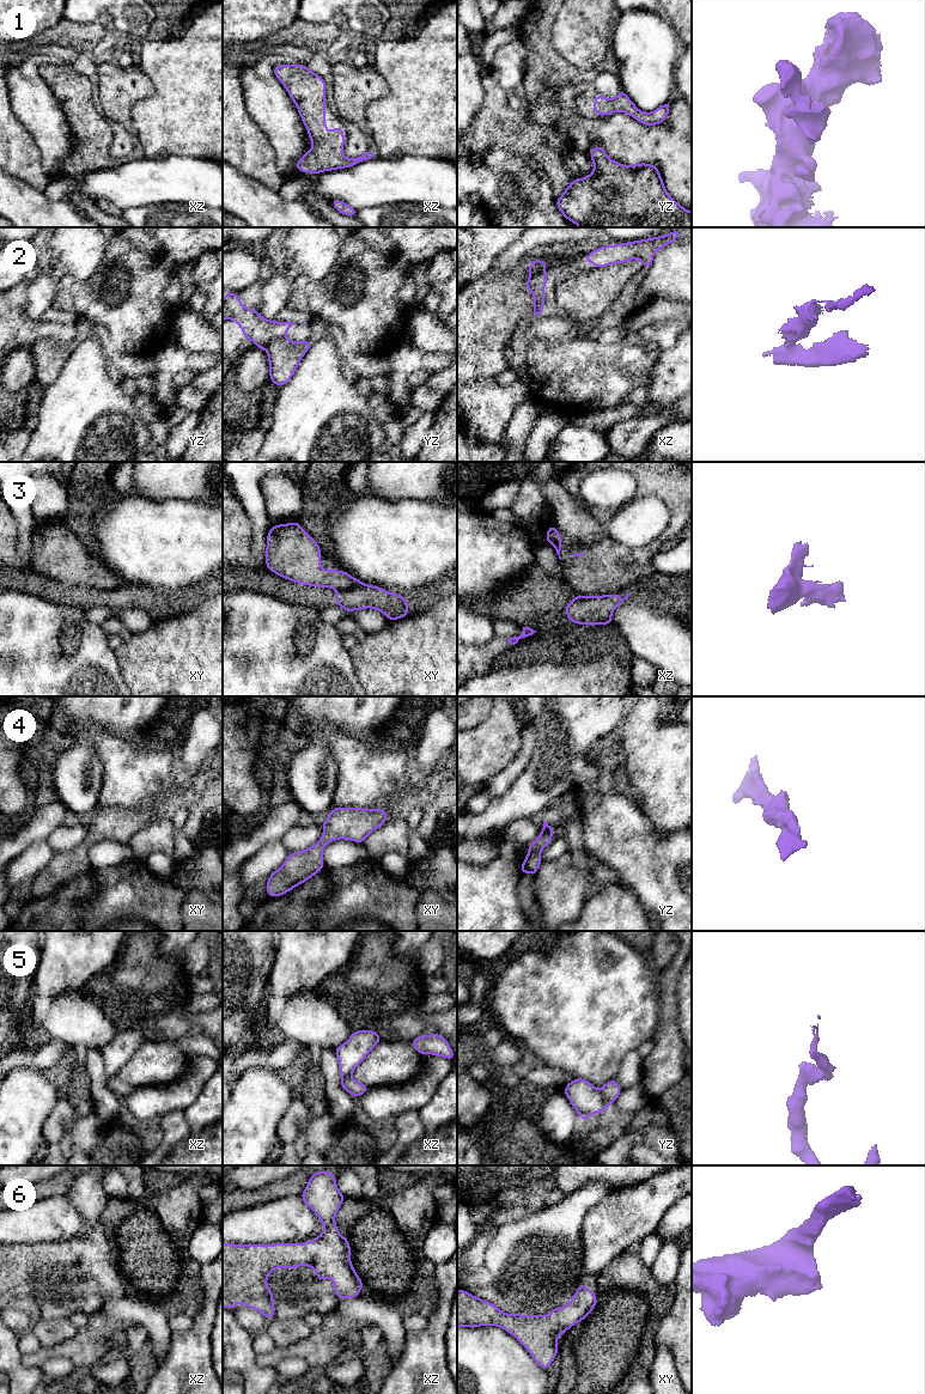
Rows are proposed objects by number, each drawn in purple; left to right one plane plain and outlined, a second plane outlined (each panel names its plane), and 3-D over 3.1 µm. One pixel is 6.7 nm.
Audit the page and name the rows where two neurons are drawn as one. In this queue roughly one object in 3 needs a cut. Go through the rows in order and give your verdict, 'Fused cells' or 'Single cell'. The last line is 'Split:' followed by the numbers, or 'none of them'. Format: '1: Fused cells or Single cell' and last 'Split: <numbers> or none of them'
1: Single cell
2: Fused cells
3: Fused cells
4: Single cell
5: Fused cells
6: Single cell
Split: 2, 3, 5

